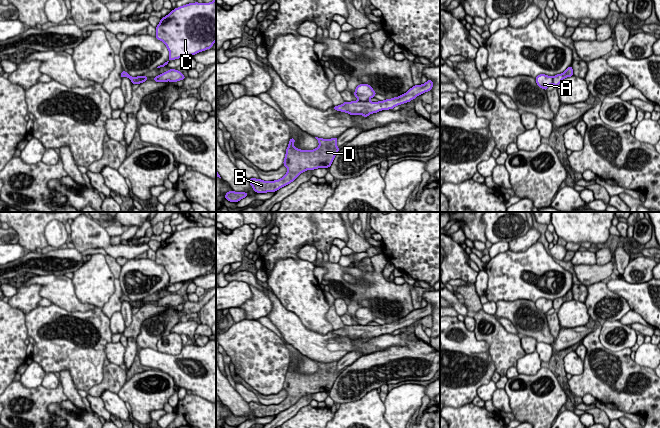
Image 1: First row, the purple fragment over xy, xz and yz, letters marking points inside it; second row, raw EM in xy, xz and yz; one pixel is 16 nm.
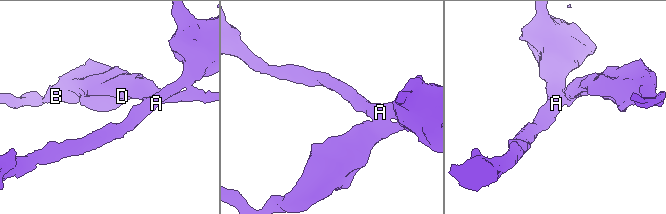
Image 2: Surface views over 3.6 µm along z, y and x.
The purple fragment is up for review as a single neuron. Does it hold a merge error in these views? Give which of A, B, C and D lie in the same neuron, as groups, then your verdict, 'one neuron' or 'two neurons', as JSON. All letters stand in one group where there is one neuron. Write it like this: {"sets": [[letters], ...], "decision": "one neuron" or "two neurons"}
{"sets": [["A", "C"], ["B", "D"]], "decision": "two neurons"}

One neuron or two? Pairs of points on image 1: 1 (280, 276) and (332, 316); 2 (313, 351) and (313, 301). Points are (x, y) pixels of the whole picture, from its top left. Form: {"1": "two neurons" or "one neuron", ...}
{"1": "two neurons", "2": "two neurons"}

